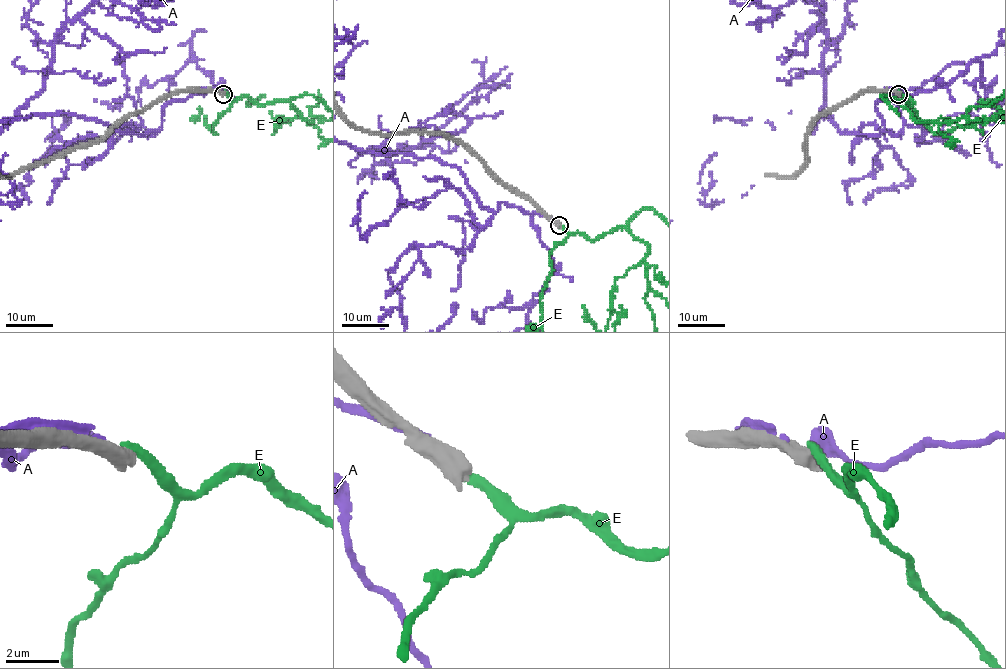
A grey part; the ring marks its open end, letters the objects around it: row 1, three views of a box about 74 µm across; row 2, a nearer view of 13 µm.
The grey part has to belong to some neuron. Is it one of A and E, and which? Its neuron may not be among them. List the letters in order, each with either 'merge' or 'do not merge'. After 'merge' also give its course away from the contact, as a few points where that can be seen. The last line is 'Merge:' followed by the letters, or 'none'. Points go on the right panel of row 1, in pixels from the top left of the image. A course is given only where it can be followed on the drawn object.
A: do not merge
E: do not merge
Merge: none

